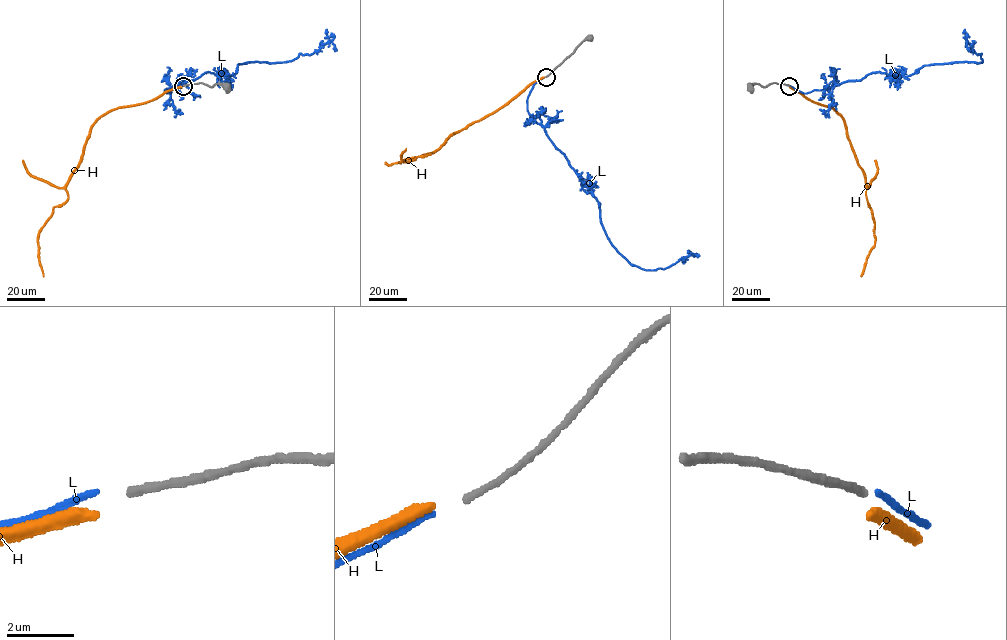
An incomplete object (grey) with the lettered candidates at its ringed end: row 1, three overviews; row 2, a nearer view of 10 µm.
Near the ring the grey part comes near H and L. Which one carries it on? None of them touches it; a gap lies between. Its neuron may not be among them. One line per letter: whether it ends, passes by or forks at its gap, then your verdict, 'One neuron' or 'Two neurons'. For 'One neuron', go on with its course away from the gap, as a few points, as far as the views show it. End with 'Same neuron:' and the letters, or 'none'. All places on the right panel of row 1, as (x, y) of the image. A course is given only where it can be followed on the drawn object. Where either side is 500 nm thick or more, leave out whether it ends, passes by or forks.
H: It ends there. Two neurons
L: It ends there. Two neurons
Same neuron: none

